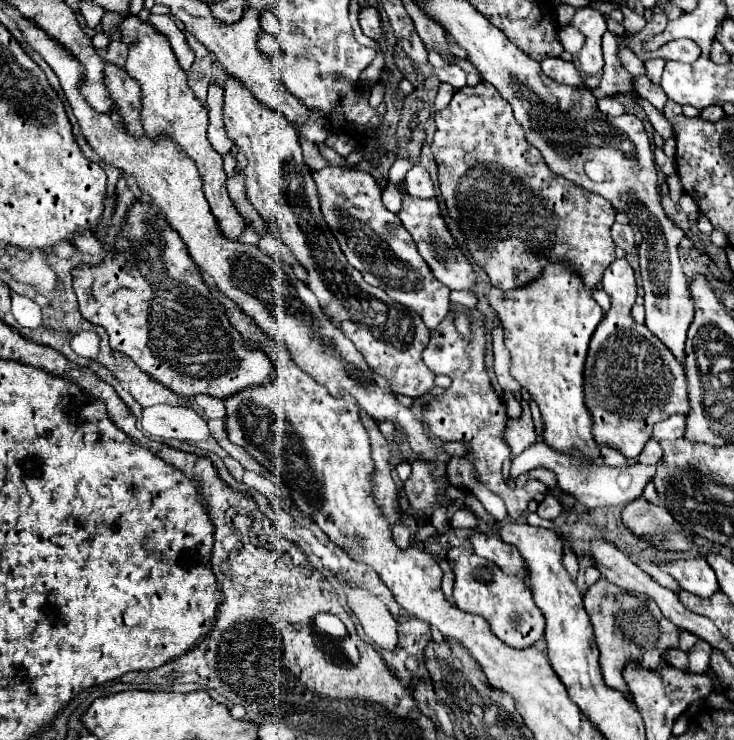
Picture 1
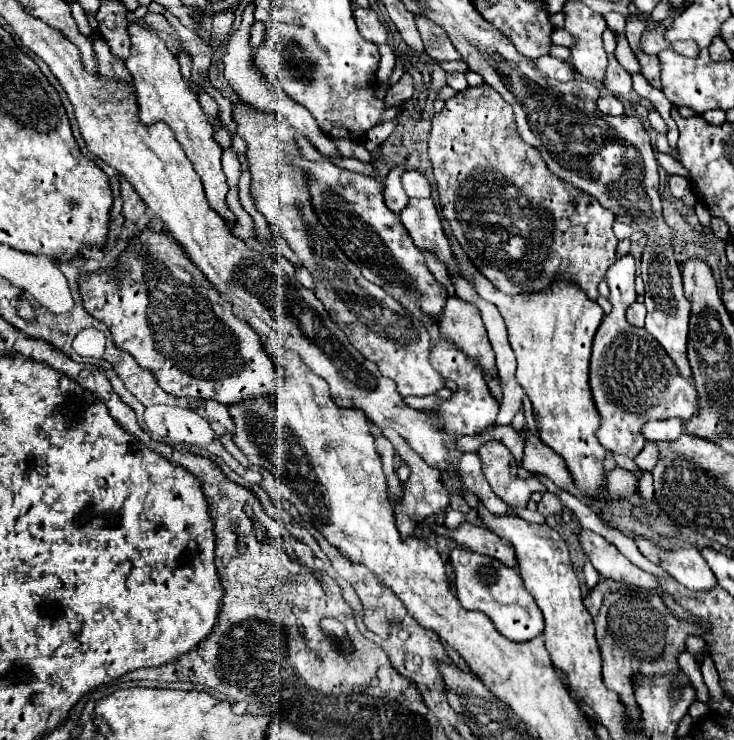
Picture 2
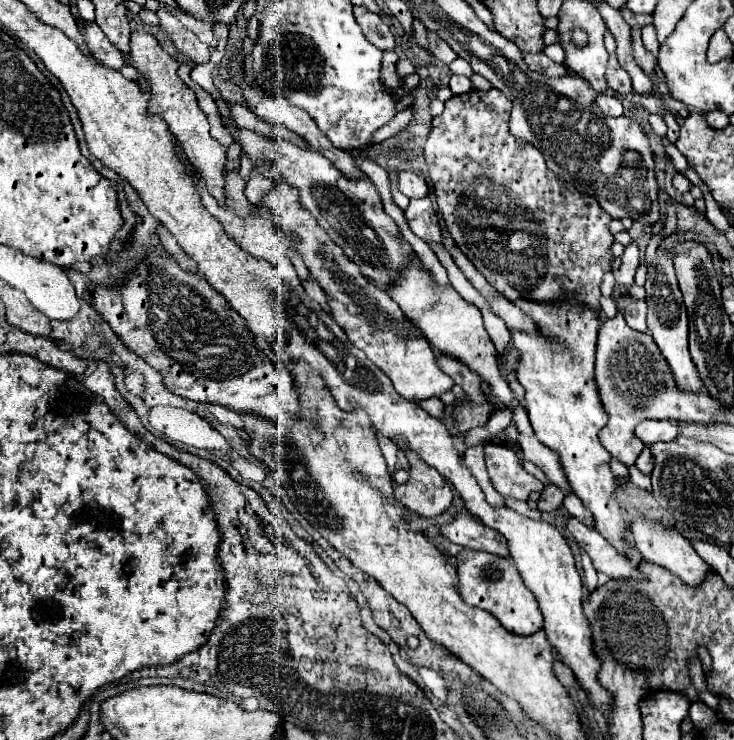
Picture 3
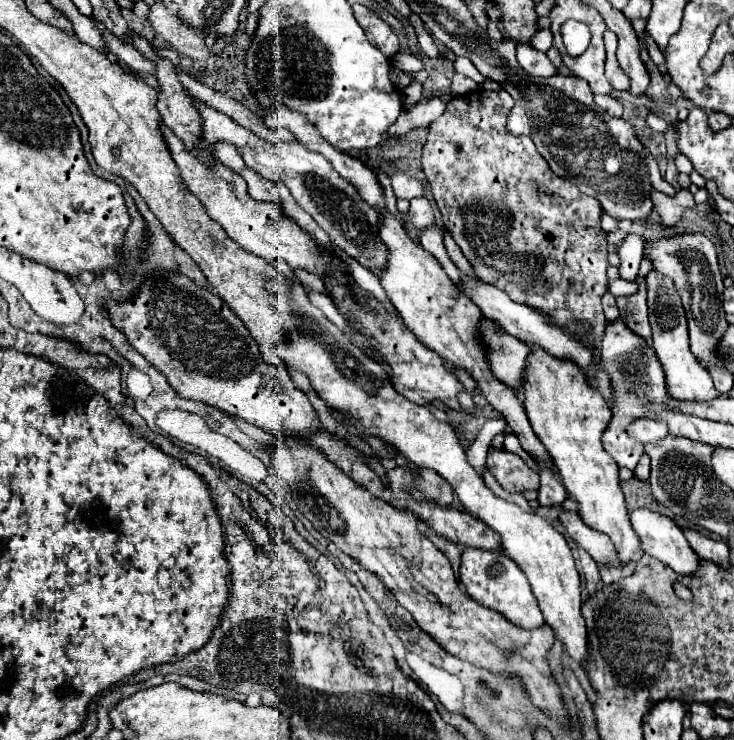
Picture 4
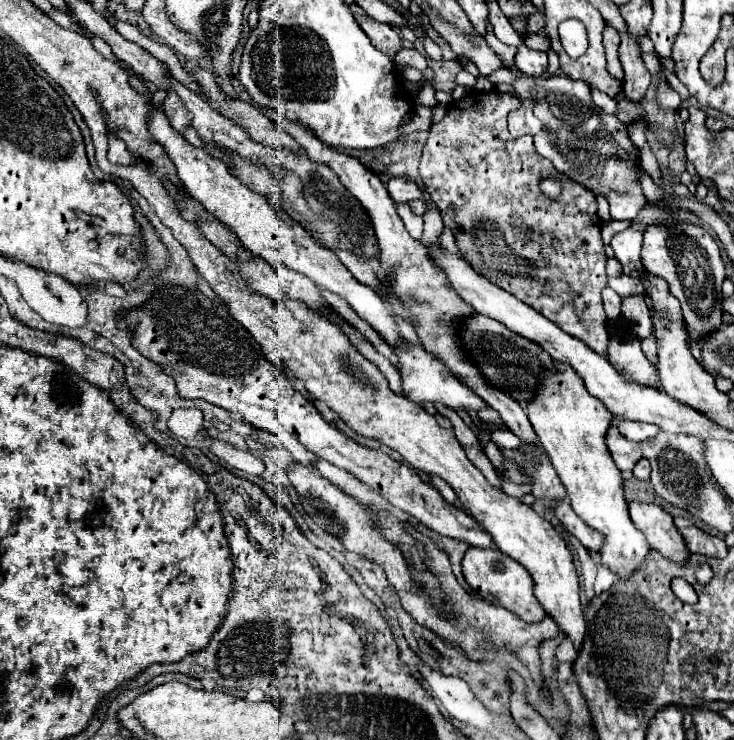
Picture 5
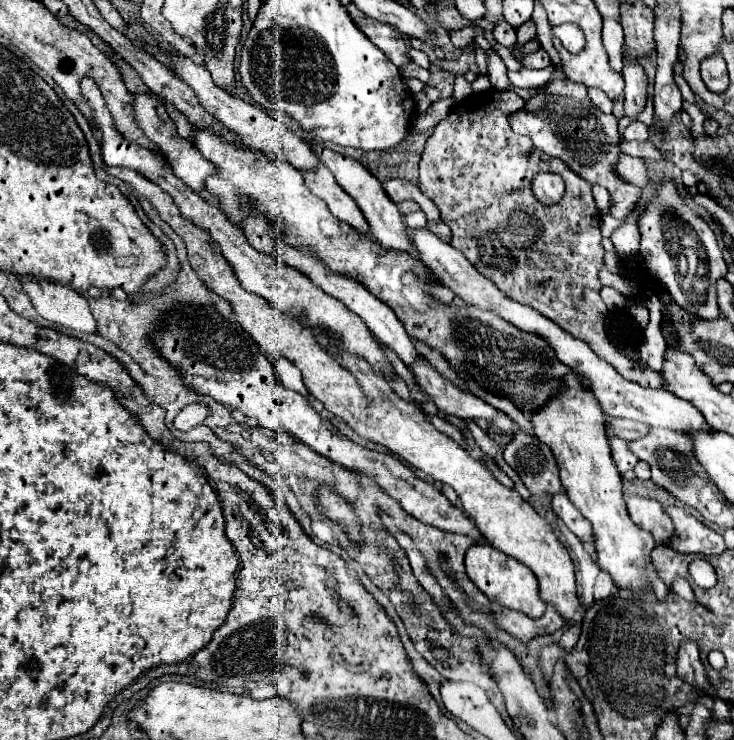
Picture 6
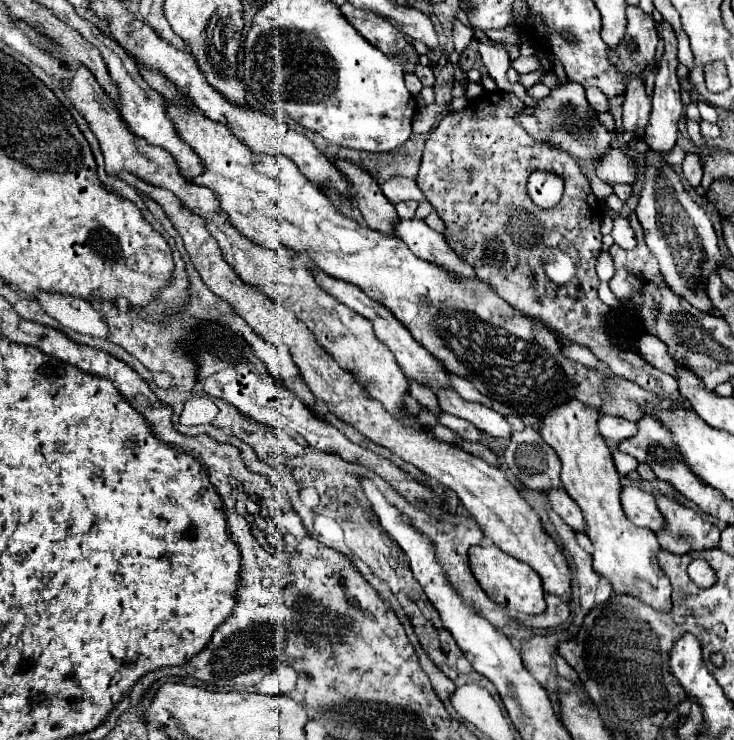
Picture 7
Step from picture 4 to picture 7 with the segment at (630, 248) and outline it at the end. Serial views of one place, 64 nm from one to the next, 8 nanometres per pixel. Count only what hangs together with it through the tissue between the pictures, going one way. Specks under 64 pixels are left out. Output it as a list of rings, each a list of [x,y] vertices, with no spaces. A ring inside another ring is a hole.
[[[622,216],[614,218],[612,238],[614,238],[614,242],[616,242],[620,248],[636,248],[636,234],[632,232],[628,220],[622,218]]]

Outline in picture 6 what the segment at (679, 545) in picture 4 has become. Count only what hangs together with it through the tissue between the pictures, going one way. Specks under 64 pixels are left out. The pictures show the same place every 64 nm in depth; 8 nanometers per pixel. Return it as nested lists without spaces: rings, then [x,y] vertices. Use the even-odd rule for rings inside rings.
[[[636,494],[626,496],[626,508],[632,518],[632,522],[654,534],[656,544],[666,544],[674,532],[674,524],[668,518],[666,512],[662,512],[662,506],[654,498],[642,498]]]

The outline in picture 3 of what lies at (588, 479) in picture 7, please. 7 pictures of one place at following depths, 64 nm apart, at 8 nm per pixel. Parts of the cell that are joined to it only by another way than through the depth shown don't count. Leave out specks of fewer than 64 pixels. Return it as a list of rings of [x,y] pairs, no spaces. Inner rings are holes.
[[[572,296],[562,298],[556,304],[528,304],[526,300],[518,300],[514,304],[528,312],[540,324],[540,332],[544,332],[544,338],[532,338],[518,332],[512,334],[512,342],[522,354],[516,376],[526,390],[524,406],[528,410],[534,434],[544,446],[560,456],[570,490],[582,500],[584,508],[592,512],[594,528],[620,554],[626,554],[632,540],[626,538],[628,526],[616,498],[616,476],[610,470],[610,454],[598,440],[600,430],[608,422],[608,412],[600,400],[594,380],[600,313]]]

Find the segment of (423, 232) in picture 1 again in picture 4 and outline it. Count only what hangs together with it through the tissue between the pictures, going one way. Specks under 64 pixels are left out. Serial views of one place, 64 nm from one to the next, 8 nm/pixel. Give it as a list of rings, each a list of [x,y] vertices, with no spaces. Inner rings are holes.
[[[416,198],[416,200],[410,200],[410,218],[412,222],[418,226],[418,228],[426,228],[428,224],[434,222],[434,212],[428,204],[426,198]]]

